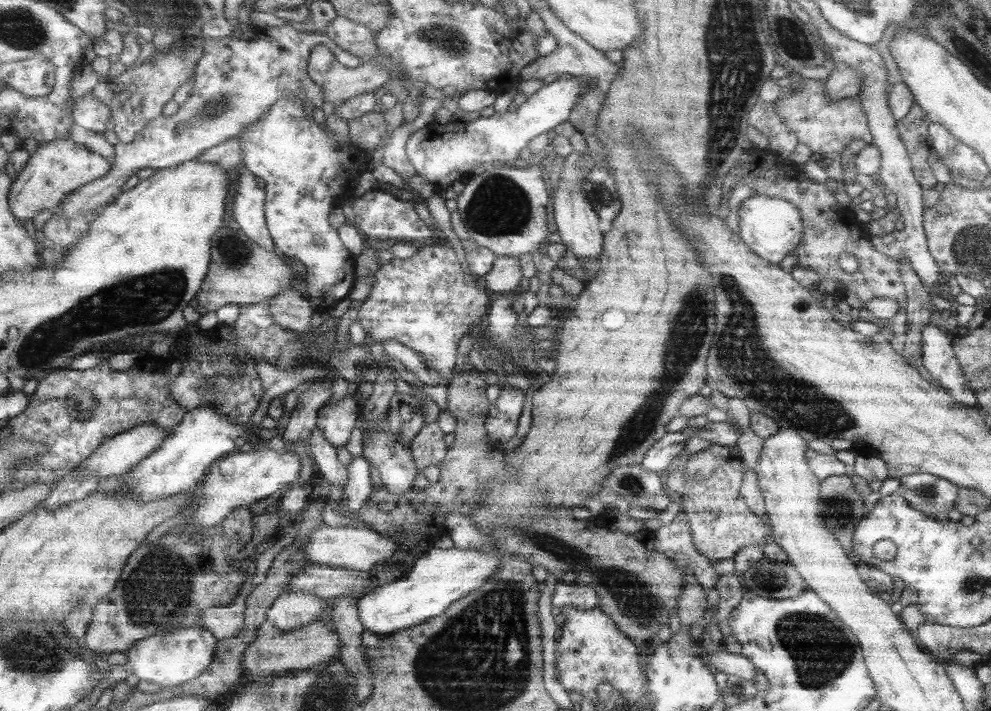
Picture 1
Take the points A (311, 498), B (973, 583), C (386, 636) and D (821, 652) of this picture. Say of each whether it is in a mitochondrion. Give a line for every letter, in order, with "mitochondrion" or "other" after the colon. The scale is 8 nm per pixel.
A: other
B: mitochondrion
C: other
D: mitochondrion

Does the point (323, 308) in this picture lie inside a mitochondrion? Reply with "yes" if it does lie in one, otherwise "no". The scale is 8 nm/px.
no

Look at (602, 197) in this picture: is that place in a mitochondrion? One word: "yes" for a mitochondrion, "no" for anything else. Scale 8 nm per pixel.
yes

